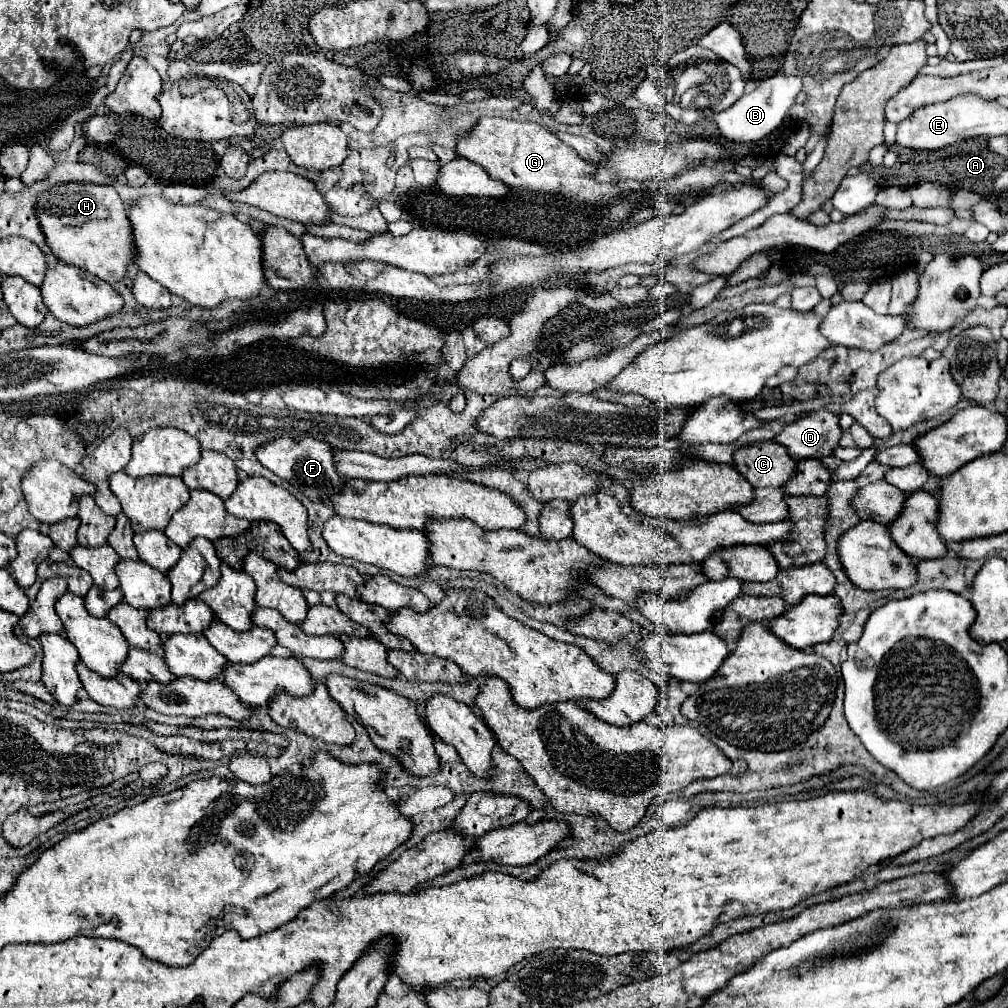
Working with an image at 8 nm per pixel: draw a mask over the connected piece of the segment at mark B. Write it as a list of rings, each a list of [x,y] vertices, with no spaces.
[[[778,72],[770,78],[764,78],[750,94],[744,94],[728,110],[714,116],[720,134],[732,142],[758,142],[766,138],[770,132],[774,132],[784,122],[800,90],[802,90],[802,80],[798,76]]]

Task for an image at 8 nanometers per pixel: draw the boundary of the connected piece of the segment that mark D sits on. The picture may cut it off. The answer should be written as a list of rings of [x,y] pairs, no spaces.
[[[820,408],[786,424],[784,430],[776,436],[776,442],[786,446],[794,460],[802,460],[830,456],[838,446],[840,436],[840,416]]]

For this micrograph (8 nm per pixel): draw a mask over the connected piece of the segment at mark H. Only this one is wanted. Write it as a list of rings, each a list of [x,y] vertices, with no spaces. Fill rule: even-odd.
[[[92,182],[56,184],[40,192],[36,204],[36,218],[40,220],[44,240],[58,260],[88,270],[108,284],[116,284],[126,276],[126,266],[134,258],[134,238],[130,234],[126,206],[114,186]]]

